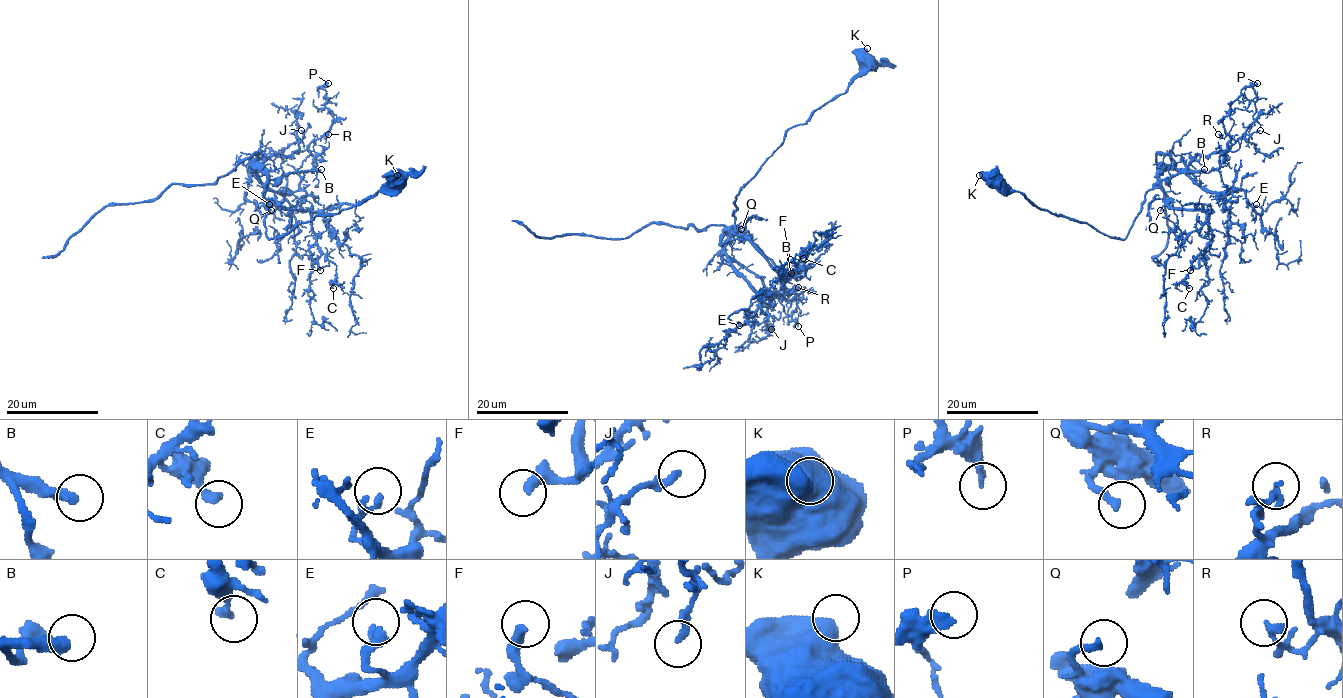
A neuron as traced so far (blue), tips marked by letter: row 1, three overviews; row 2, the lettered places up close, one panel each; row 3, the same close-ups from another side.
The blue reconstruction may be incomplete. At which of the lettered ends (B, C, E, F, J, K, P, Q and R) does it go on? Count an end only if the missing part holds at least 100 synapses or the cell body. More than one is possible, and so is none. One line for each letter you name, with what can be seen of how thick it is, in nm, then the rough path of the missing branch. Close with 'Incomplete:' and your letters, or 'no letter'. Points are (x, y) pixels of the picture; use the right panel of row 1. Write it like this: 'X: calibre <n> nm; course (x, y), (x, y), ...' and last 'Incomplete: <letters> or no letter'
B: calibre 360 nm; course (1204, 169), (1197, 143), (1217, 120), (1214, 92), (1210, 101), (1195, 116), (1192, 135)
Incomplete: B

